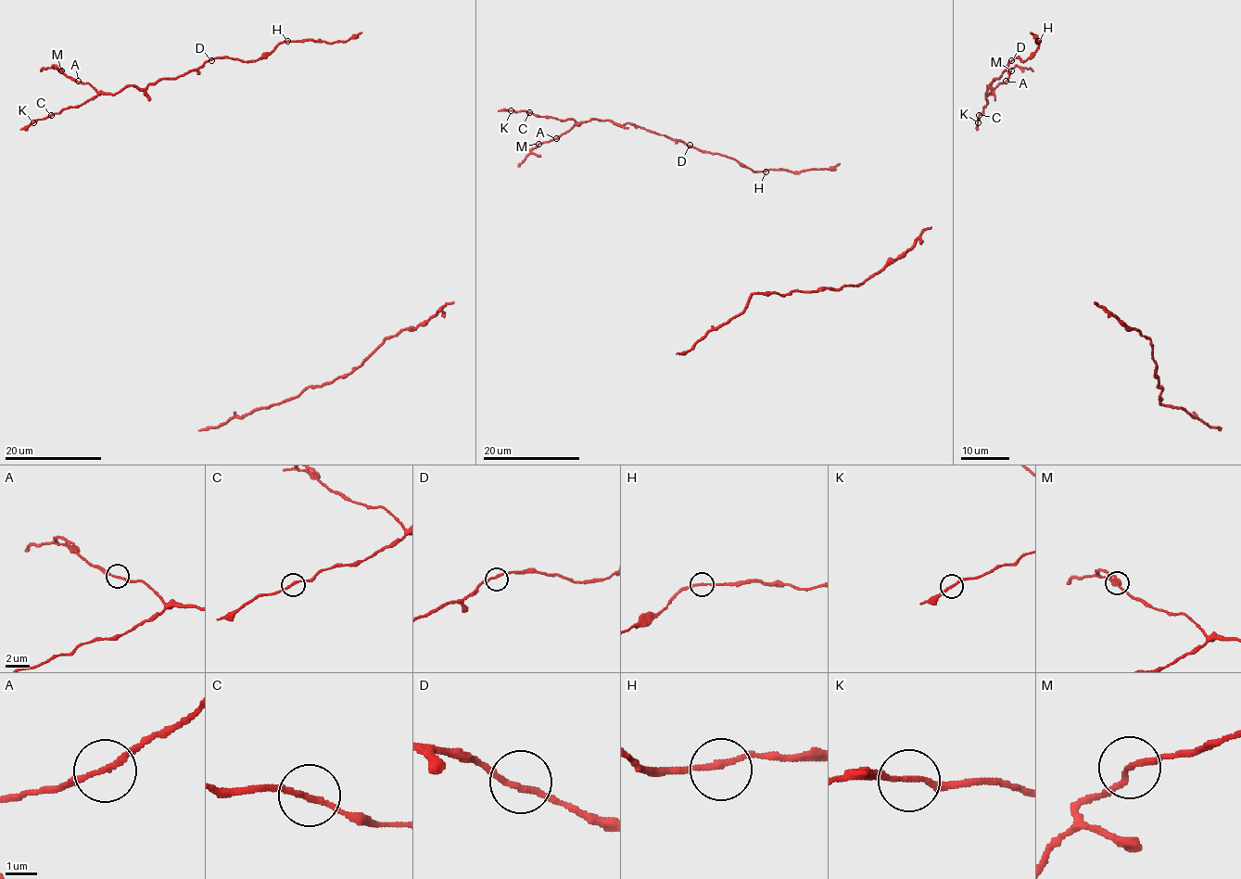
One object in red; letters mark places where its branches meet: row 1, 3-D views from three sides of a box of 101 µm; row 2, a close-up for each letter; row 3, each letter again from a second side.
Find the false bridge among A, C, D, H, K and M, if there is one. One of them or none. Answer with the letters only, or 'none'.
none

